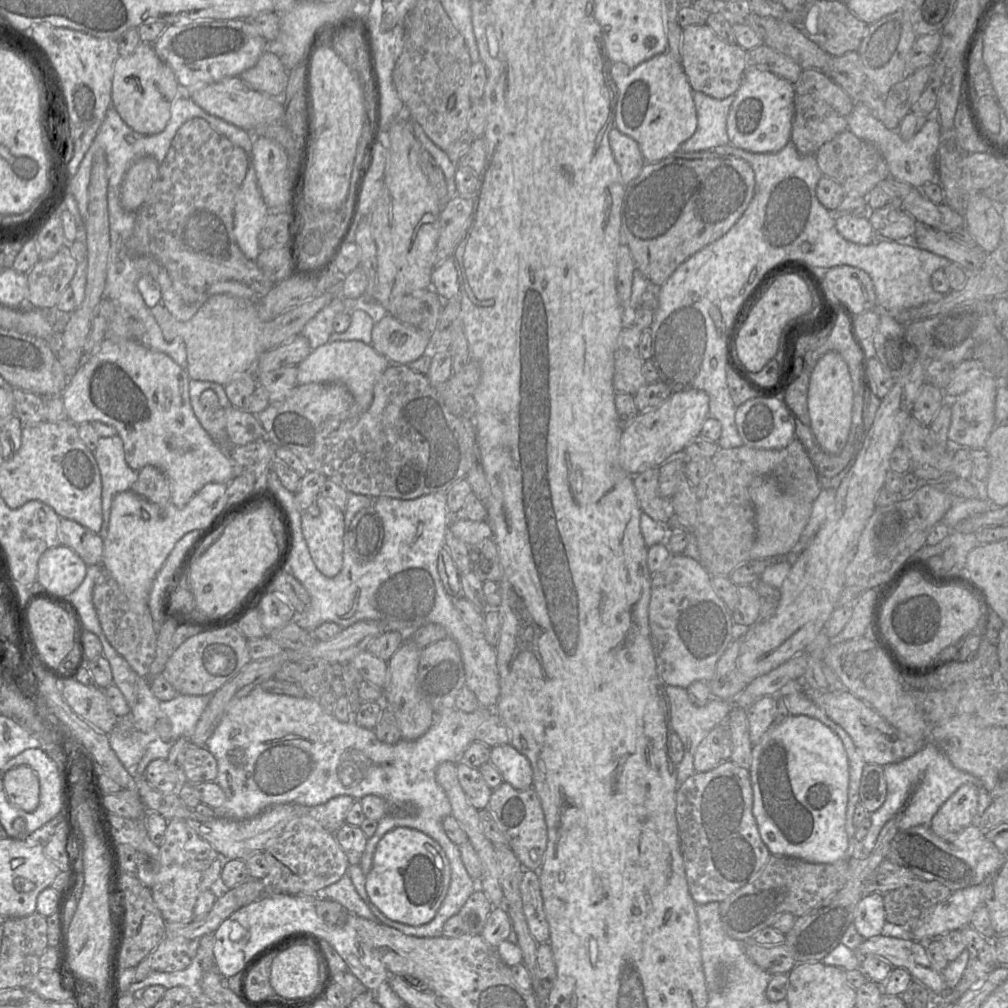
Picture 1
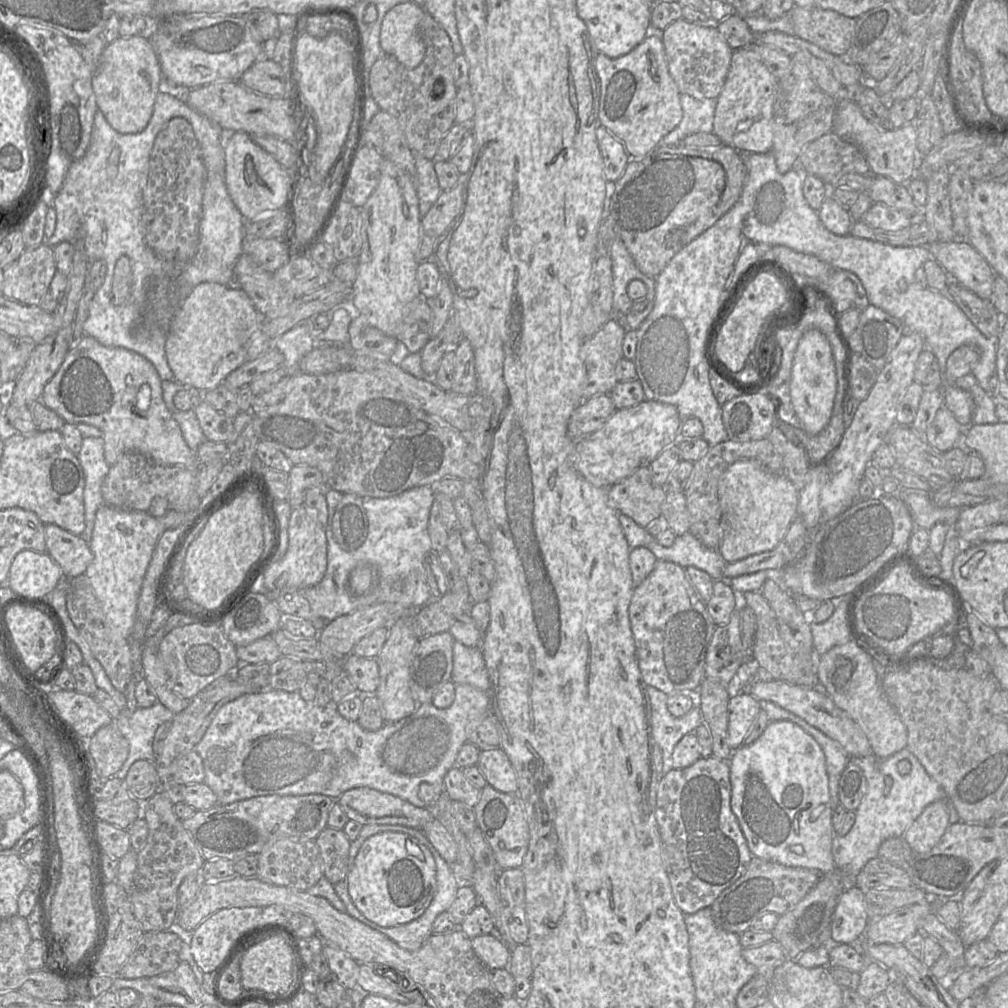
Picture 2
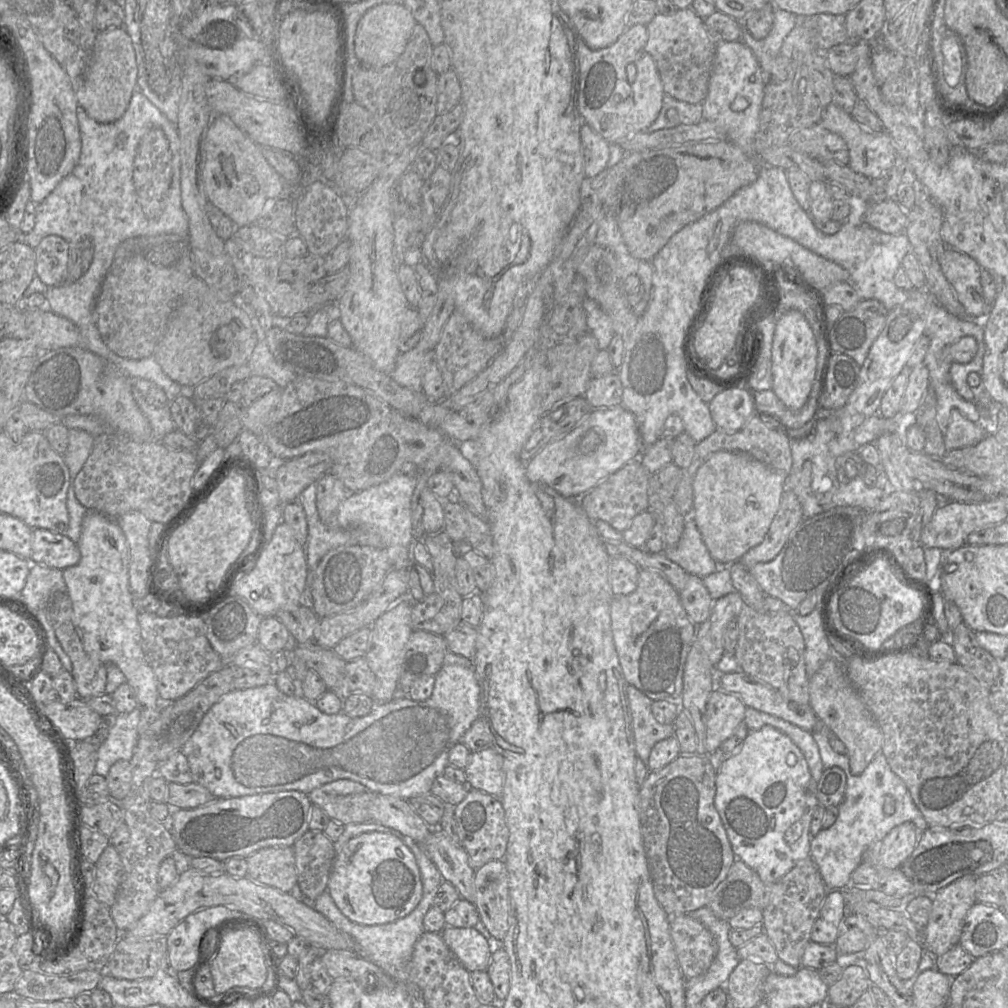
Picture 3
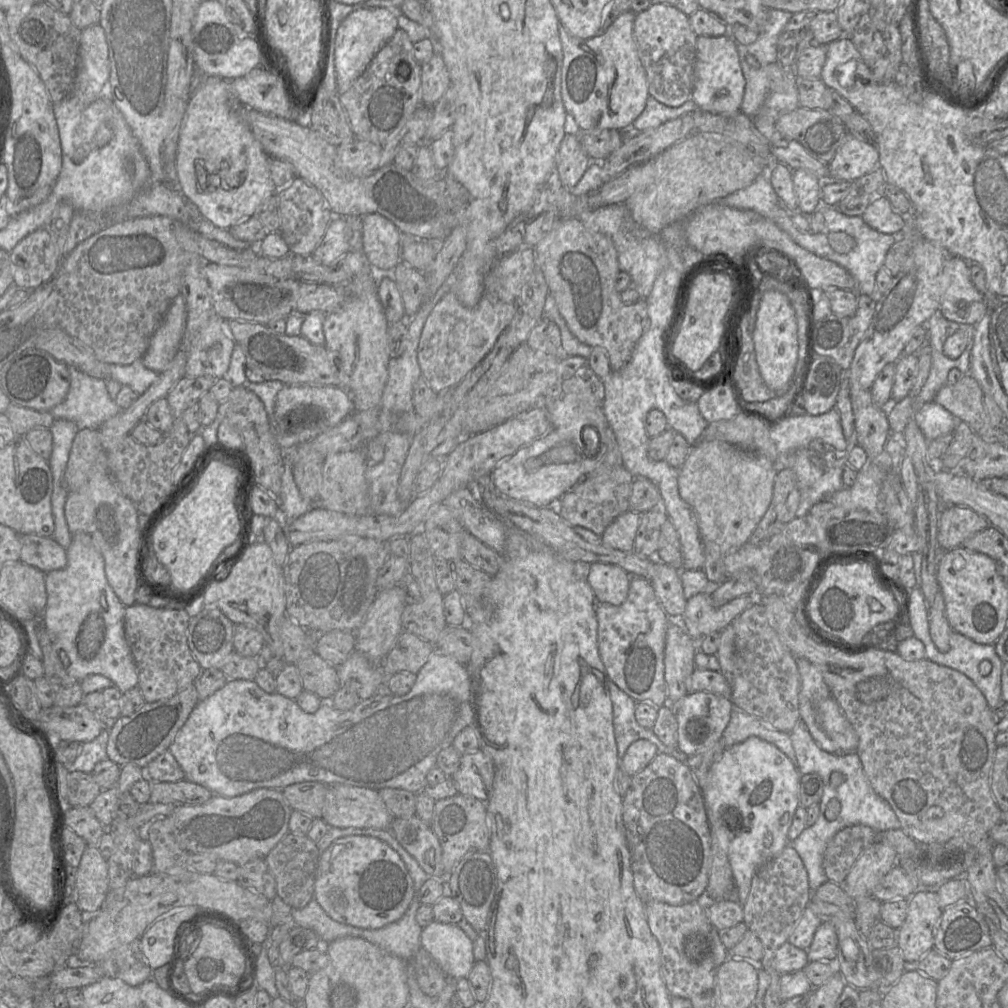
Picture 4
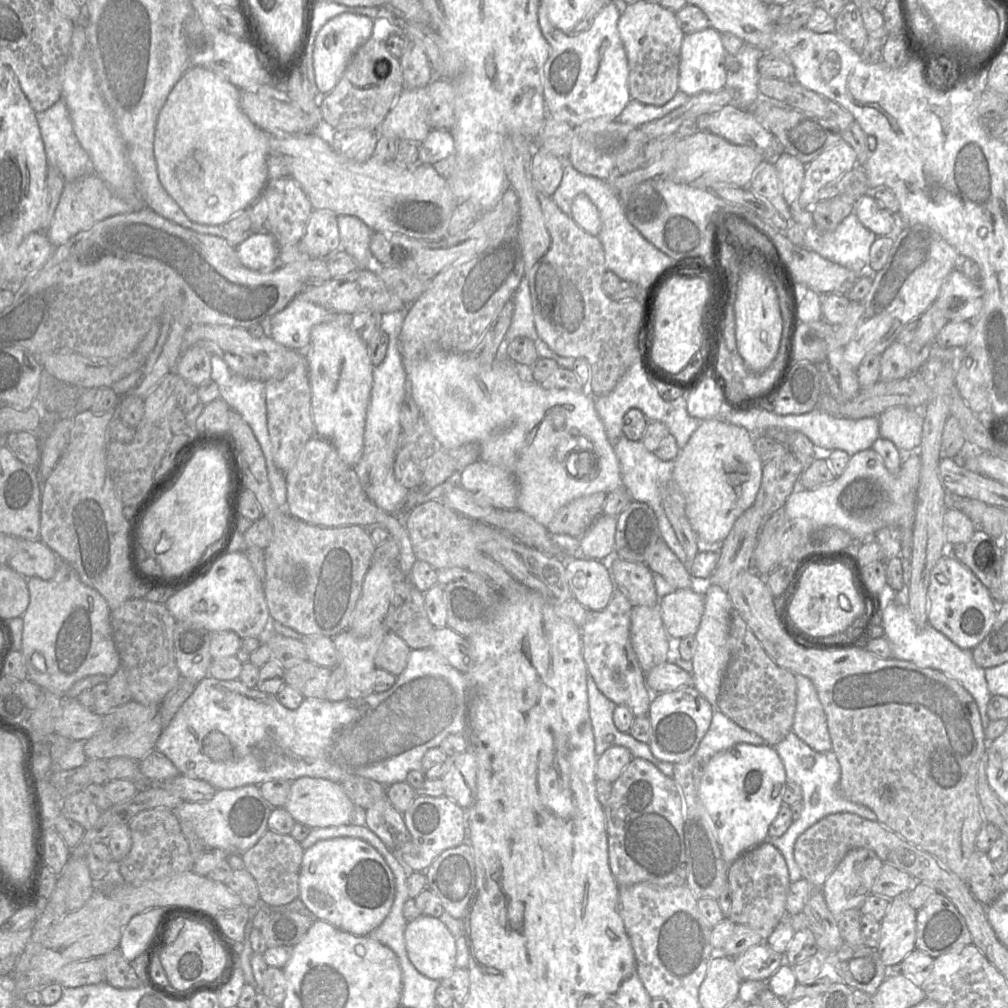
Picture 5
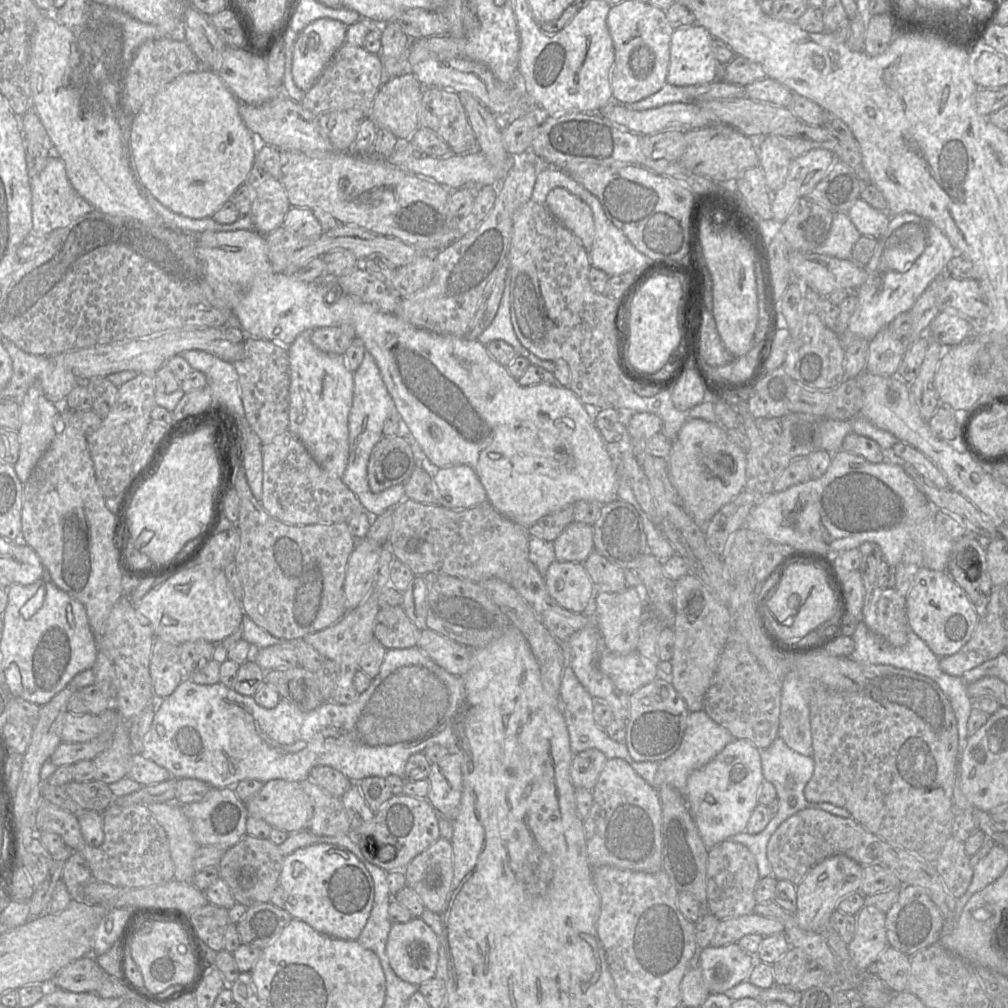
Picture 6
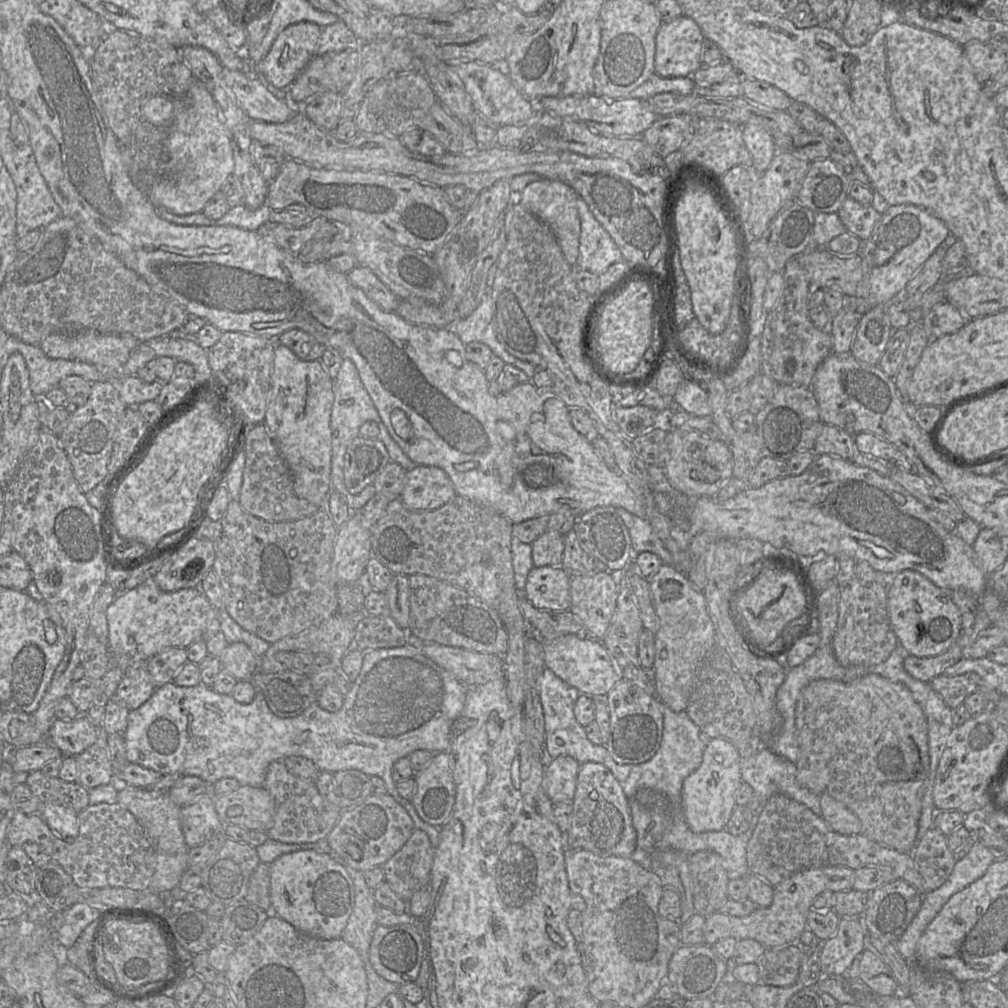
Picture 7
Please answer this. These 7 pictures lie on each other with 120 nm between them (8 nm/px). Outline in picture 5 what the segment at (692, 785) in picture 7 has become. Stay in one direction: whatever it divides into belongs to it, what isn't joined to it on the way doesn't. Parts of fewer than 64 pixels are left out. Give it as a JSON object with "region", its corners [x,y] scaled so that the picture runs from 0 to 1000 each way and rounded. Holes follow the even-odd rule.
{"region":[[[732,738],[712,747],[698,758],[692,780],[692,792],[703,809],[707,827],[722,859],[738,845],[763,832],[763,820],[777,799],[776,787],[780,777],[777,757],[768,741],[763,739]]]}

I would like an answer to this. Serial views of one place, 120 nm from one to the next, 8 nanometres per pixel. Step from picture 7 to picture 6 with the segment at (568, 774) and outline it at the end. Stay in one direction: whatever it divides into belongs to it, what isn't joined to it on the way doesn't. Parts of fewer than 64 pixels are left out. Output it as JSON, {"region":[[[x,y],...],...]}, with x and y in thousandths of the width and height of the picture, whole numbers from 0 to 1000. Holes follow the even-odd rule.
{"region":[[[594,744],[571,747],[566,756],[565,771],[572,784],[587,784],[603,752]]]}

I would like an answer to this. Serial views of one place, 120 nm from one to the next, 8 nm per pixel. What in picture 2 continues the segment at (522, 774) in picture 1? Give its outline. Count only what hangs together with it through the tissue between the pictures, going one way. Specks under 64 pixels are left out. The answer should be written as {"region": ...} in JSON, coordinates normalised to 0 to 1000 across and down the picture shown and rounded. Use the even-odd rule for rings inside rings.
{"region":[[[499,743],[477,745],[472,760],[481,771],[483,779],[498,787],[513,787],[512,767]]]}

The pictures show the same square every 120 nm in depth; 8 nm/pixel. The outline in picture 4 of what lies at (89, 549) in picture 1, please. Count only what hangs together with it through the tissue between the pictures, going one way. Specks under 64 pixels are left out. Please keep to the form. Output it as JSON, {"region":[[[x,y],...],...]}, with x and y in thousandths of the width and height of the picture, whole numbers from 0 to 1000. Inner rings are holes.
{"region":[[[34,530],[20,531],[20,539],[19,557],[44,568],[63,564],[66,561],[66,546],[52,533]]]}

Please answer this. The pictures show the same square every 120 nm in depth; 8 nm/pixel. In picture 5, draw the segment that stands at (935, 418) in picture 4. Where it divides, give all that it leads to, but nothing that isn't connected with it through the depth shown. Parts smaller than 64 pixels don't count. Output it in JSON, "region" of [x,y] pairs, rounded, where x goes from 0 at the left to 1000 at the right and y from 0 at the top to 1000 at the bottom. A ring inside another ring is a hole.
{"region":[[[885,404],[871,413],[873,434],[883,437],[895,449],[912,444],[916,430],[914,406]]]}

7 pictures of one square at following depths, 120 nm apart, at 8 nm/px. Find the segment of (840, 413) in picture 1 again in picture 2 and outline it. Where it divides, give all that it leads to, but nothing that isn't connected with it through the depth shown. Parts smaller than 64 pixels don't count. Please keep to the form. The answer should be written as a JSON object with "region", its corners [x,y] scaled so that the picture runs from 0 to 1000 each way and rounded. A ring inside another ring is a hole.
{"region":[[[802,326],[795,334],[788,351],[784,393],[788,408],[803,432],[813,431],[823,419],[829,390],[829,362],[823,339],[813,327]]]}

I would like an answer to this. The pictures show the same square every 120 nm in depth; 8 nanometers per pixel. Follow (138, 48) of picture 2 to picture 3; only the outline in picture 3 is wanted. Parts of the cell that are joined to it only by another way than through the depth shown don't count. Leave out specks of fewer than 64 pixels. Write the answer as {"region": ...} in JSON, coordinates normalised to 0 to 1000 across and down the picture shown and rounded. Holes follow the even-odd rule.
{"region":[[[122,27],[98,31],[84,73],[75,89],[77,103],[86,113],[99,122],[111,122],[126,109],[132,93],[136,90],[137,64],[132,42]]]}

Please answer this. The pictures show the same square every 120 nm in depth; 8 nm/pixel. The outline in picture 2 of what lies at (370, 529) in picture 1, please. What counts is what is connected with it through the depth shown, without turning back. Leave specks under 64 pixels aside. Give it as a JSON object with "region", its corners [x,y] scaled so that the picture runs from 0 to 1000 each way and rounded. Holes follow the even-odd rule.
{"region":[[[339,490],[335,501],[325,510],[325,520],[335,541],[343,547],[352,547],[360,540],[364,531],[364,509],[358,493]]]}

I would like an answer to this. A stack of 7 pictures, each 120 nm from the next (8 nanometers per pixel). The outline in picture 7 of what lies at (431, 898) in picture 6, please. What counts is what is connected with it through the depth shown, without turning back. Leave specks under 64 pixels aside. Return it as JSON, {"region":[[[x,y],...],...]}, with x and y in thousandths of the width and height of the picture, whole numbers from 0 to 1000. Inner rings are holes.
{"region":[[[412,822],[400,840],[378,859],[381,874],[405,894],[412,884],[425,879],[431,847],[424,827]]]}

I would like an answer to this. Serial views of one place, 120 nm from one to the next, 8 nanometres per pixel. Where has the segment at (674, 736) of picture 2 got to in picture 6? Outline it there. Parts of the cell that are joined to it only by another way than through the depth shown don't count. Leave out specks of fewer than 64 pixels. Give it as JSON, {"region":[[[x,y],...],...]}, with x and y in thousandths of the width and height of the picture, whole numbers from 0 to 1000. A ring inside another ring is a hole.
{"region":[[[563,652],[562,664],[558,666],[554,691],[563,719],[565,741],[569,748],[581,744],[594,744],[603,753],[616,753],[625,758],[629,755],[623,746],[619,737],[608,735],[600,727],[599,722],[595,721],[589,713],[590,693],[582,687],[582,685],[574,677],[568,665],[565,662],[566,655]]]}

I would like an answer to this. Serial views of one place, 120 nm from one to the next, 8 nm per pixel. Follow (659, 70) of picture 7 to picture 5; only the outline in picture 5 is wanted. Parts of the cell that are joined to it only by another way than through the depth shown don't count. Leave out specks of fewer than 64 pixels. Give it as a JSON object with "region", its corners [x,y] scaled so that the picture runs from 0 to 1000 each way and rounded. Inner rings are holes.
{"region":[[[706,27],[681,34],[678,38],[674,62],[674,89],[684,96],[696,91],[709,91],[720,86],[720,51],[715,41],[715,33]]]}

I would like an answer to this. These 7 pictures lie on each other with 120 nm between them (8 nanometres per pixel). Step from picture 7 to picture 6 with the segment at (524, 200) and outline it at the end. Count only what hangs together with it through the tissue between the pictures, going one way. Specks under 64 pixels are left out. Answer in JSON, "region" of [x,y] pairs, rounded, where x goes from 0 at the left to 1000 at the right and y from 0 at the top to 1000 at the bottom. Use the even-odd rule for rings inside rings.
{"region":[[[560,187],[548,188],[543,193],[541,204],[584,249],[590,233],[585,205]]]}

